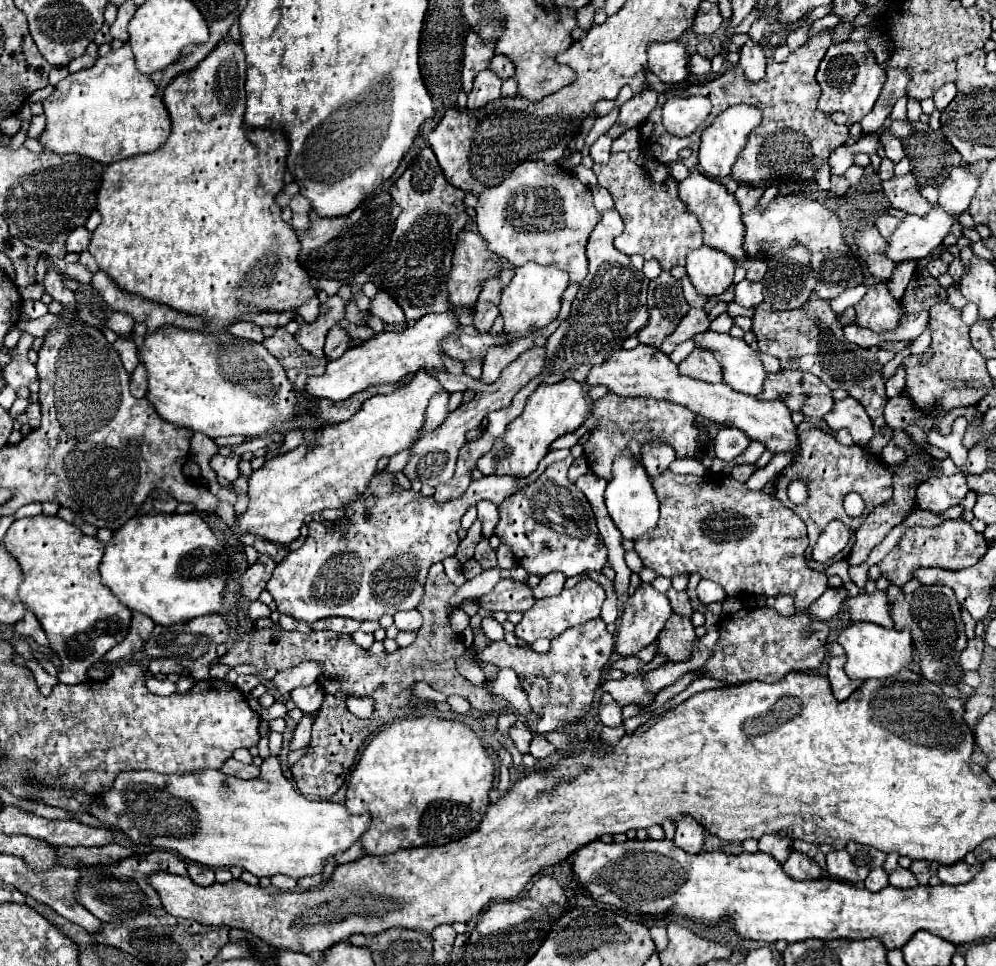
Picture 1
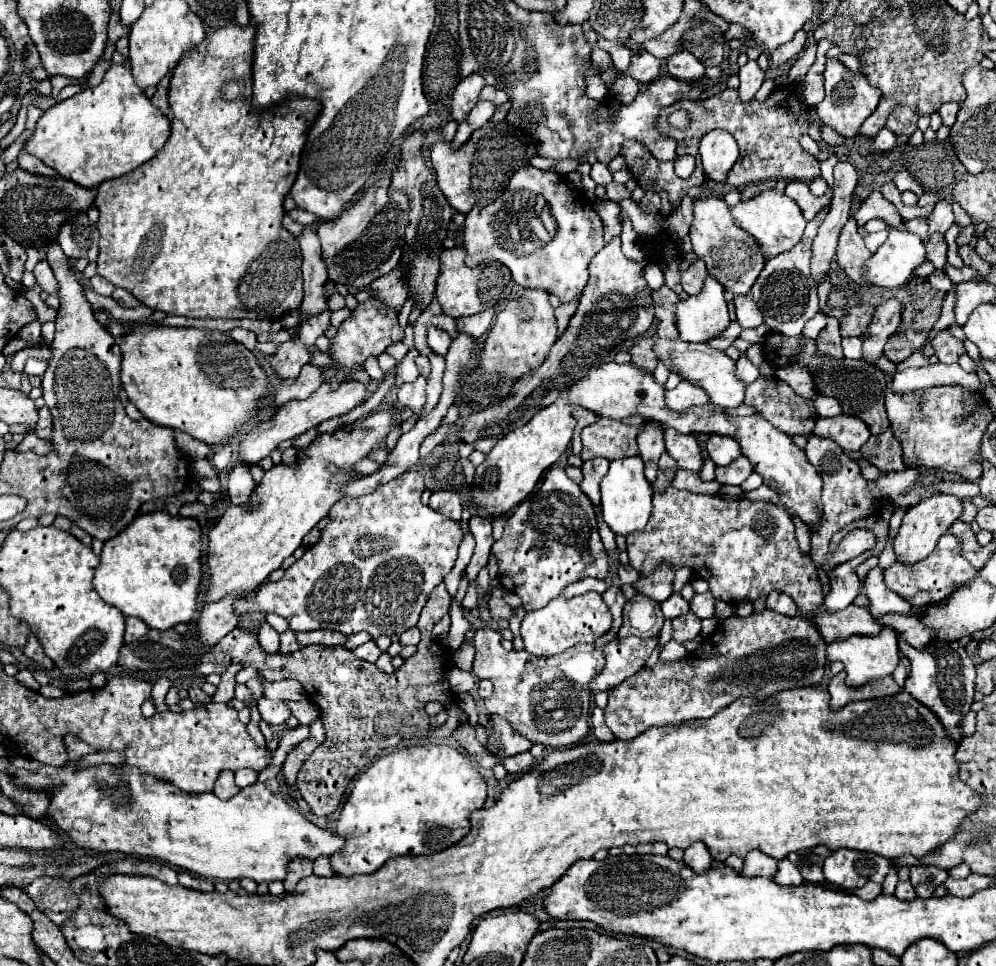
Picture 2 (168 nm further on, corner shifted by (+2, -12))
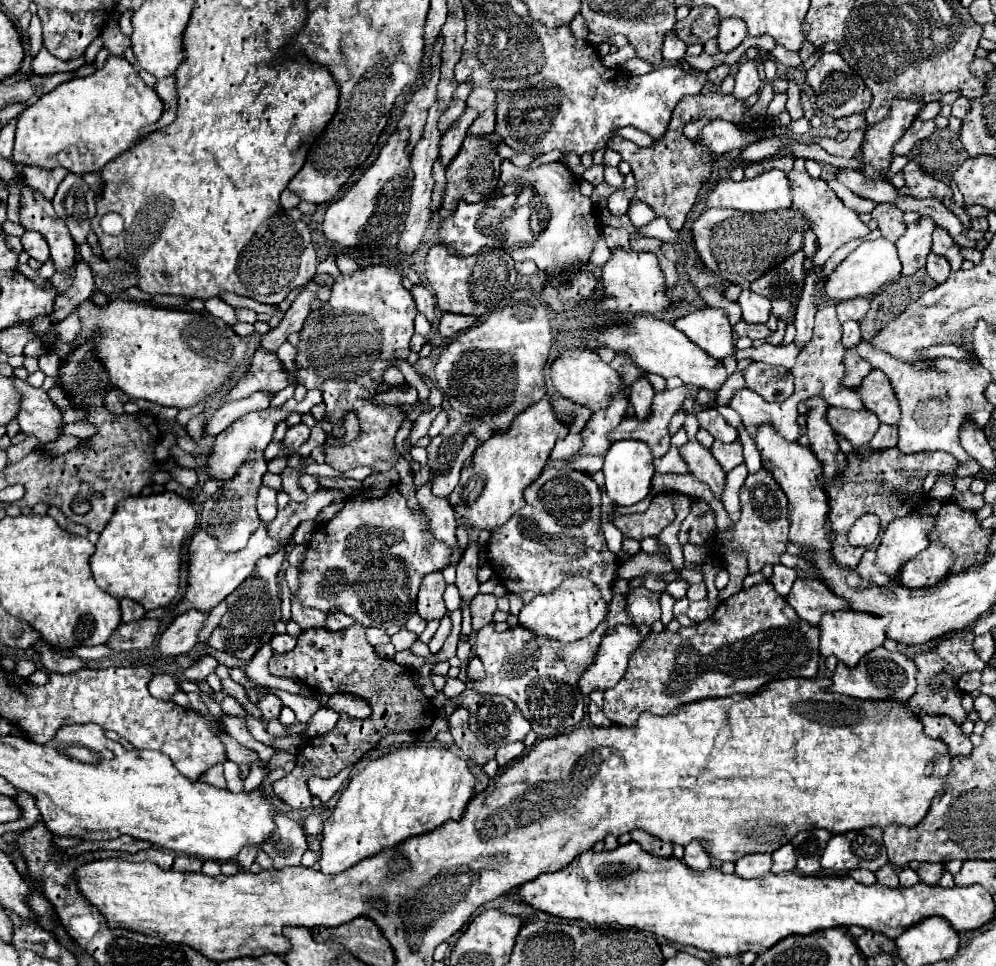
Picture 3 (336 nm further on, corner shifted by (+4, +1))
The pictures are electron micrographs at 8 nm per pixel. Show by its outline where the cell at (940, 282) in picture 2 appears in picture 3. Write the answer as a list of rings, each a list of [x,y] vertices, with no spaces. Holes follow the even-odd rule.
[[[931,252],[931,254],[927,256],[925,270],[927,270],[927,274],[929,274],[935,282],[945,282],[947,276],[949,276],[949,262],[947,262],[943,256],[937,256],[937,254]]]

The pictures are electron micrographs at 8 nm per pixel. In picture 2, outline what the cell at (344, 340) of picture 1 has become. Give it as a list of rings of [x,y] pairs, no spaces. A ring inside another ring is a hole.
[[[305,365],[305,369],[301,369],[301,375],[299,375],[299,377],[281,381],[281,385],[275,387],[273,397],[271,397],[271,405],[273,405],[273,407],[281,407],[281,405],[285,405],[285,403],[289,403],[289,401],[305,399],[305,397],[309,397],[313,391],[317,391],[321,383],[323,383],[321,367]]]

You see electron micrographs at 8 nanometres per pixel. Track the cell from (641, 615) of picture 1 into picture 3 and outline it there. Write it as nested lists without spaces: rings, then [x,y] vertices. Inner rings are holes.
[[[619,624],[611,628],[599,646],[595,656],[595,664],[579,678],[579,688],[583,694],[591,694],[593,690],[607,690],[617,680],[623,678],[627,670],[629,656],[639,648],[645,636],[639,632],[637,626]]]

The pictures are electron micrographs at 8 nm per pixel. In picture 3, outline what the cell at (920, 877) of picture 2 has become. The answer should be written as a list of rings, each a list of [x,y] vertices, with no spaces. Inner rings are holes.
[[[923,862],[923,864],[919,866],[917,874],[919,874],[919,880],[921,880],[921,882],[925,882],[925,884],[937,884],[939,878],[941,878],[941,874],[943,874],[943,870],[945,870],[943,864]]]

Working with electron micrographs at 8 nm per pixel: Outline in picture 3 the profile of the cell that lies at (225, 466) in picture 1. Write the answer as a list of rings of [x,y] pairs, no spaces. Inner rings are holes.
[[[261,484],[257,494],[257,512],[263,522],[271,522],[277,514],[277,492],[265,484]]]

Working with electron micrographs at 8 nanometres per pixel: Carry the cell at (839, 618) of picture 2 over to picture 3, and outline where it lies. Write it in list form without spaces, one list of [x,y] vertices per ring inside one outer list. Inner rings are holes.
[[[797,578],[787,602],[795,608],[795,612],[807,620],[813,626],[819,626],[821,616],[827,612],[839,612],[839,610],[851,610],[845,598],[833,594],[821,580],[809,580],[809,578]]]

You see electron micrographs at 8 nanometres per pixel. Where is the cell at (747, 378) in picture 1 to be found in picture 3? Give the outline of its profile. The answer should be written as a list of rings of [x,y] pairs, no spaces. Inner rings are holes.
[[[635,316],[629,324],[613,326],[607,330],[591,330],[587,334],[587,344],[589,348],[613,348],[615,352],[629,352],[633,362],[643,370],[643,372],[653,372],[663,378],[679,376],[683,384],[695,386],[695,388],[705,388],[705,390],[719,390],[725,380],[727,372],[721,360],[707,356],[703,348],[693,344],[683,332],[679,332],[671,322],[653,318],[653,316]]]

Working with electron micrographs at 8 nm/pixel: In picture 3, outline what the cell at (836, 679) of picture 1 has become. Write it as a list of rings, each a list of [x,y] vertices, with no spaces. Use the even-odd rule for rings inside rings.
[[[875,648],[869,652],[855,668],[847,668],[843,662],[837,664],[837,670],[833,674],[833,684],[831,692],[847,694],[853,698],[863,698],[863,700],[875,700],[875,698],[897,698],[897,700],[909,700],[915,694],[917,688],[917,666],[913,660],[905,658],[901,652],[889,652],[887,648]]]

